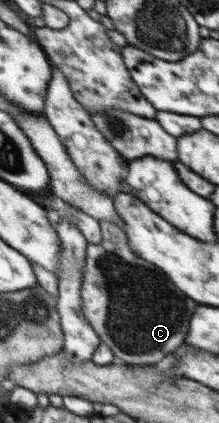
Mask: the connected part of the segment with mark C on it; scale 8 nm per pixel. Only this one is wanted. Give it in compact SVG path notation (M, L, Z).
M99 222L103 240L100 243L89 243L86 248L85 269L81 287L81 310L83 316L105 343L115 358L126 365L144 368L155 365L168 354L174 354L188 333L189 321L198 303L194 303L178 289L172 280L153 263L136 255L127 242L125 231L116 224Z

